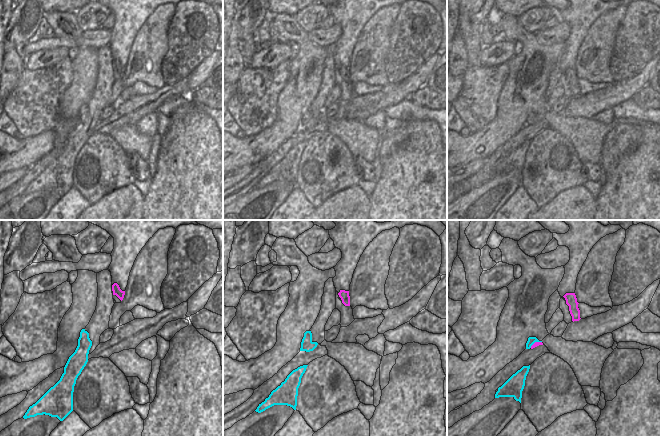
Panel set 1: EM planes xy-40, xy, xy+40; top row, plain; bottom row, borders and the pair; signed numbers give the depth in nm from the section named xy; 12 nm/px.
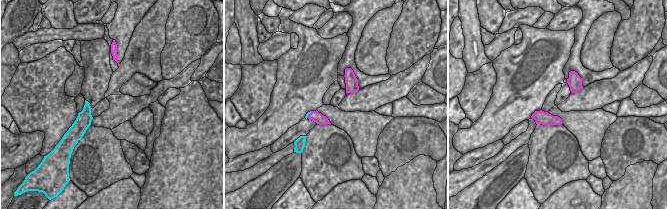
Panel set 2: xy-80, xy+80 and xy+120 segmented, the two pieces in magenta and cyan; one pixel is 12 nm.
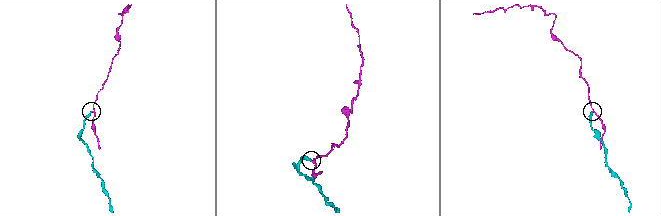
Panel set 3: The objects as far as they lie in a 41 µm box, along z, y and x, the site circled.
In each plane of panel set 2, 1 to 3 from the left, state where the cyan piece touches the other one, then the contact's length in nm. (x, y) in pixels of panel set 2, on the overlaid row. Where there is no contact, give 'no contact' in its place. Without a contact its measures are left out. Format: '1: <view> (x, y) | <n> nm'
1: no contact
2: xy+80 (309, 114) | 110 nm
3: no contact

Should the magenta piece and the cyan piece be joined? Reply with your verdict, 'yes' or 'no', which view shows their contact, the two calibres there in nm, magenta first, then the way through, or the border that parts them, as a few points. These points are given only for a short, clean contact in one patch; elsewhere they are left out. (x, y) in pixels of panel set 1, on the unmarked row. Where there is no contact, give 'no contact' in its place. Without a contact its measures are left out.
no | xy+40 | 50/100 nm | along xy+40 (541, 117), (536, 117), (530, 123)

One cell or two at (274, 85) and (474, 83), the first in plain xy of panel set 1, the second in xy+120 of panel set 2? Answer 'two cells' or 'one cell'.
one cell

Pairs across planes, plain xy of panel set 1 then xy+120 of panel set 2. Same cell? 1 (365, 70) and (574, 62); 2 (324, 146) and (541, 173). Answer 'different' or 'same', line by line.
1: different
2: same

